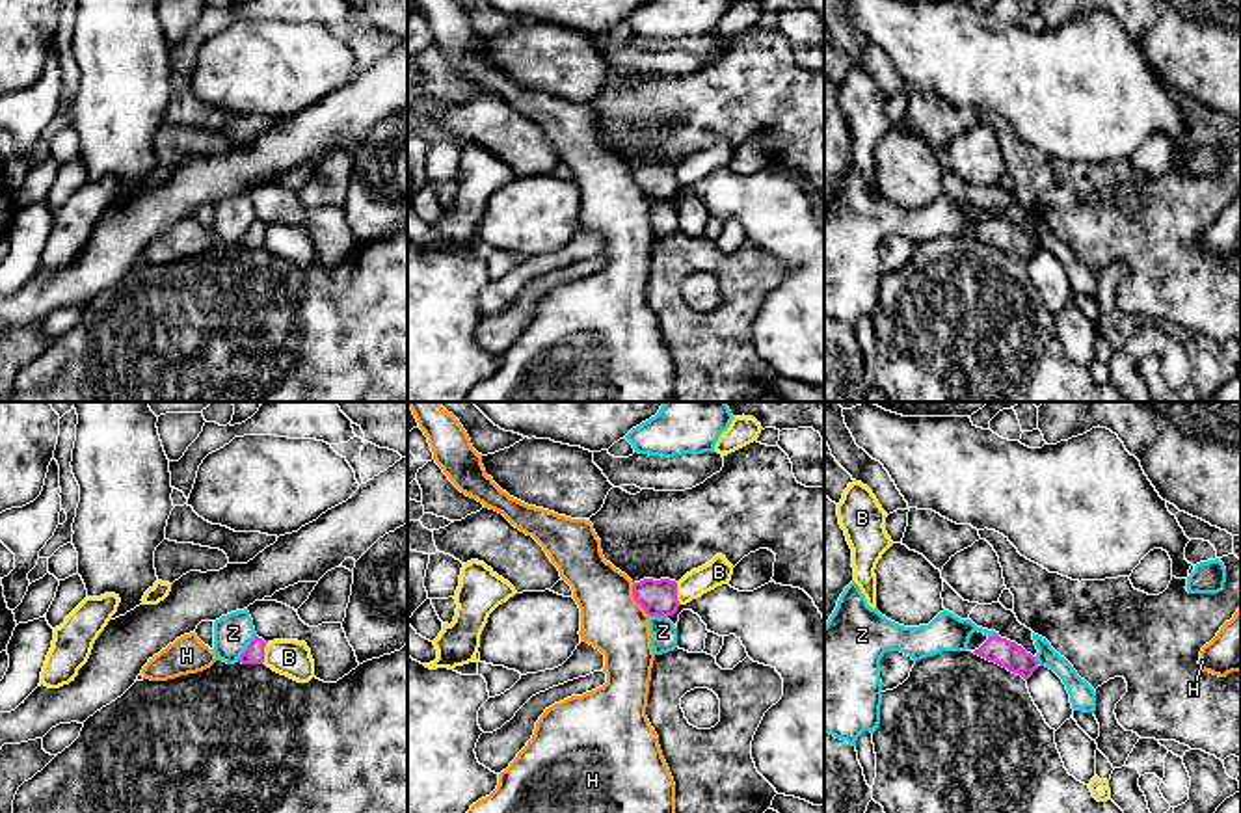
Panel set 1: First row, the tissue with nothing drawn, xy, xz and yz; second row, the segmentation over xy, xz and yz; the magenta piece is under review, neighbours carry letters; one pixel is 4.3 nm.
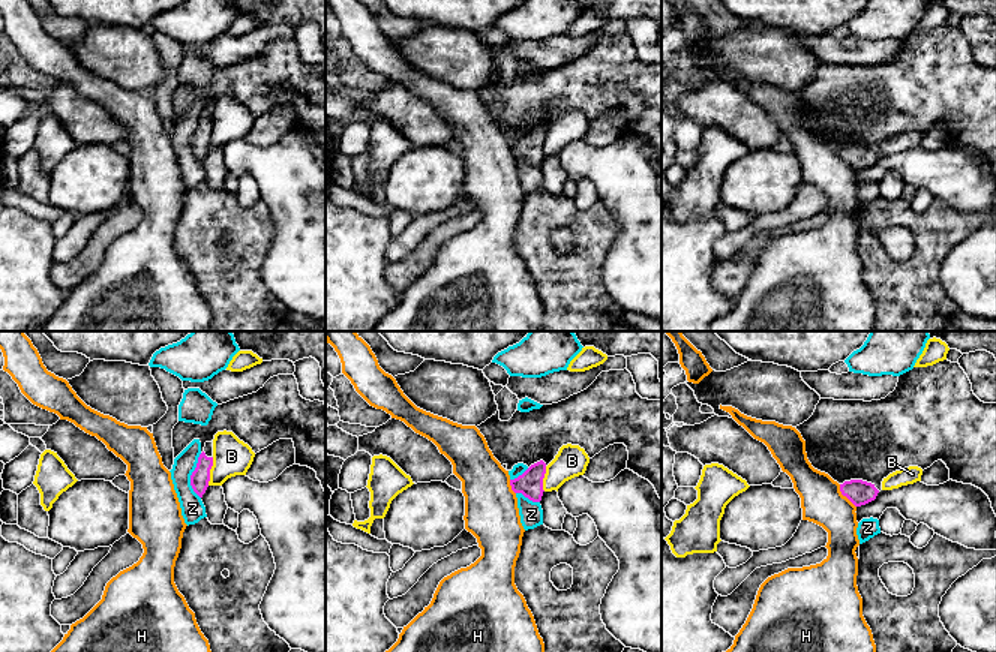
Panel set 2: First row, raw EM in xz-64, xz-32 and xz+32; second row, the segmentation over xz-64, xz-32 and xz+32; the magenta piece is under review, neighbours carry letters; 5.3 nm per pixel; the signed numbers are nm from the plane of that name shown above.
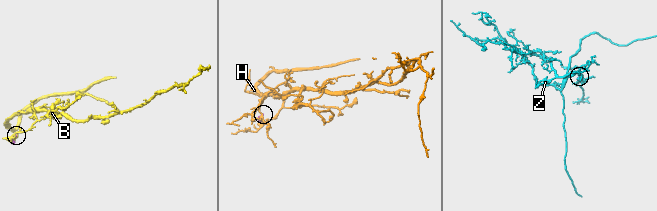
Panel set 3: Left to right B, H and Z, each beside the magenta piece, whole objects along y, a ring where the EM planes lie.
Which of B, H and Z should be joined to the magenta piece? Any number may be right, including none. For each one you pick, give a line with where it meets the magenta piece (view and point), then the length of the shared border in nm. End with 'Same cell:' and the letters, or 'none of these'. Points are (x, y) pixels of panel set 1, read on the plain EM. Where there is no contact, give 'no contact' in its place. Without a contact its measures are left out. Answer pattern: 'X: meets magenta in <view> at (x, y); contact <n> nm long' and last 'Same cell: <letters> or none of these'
Same cell: none of these

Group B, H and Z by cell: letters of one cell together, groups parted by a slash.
B / H / Z

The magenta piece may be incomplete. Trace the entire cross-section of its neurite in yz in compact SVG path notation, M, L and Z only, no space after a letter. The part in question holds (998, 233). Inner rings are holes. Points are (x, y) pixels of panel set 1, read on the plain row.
M975 214L971 218L966 234L973 234L975 238L979 238L990 246L995 246L995 247L1007 251L1008 255L1021 259L1025 264L1038 251L1036 240L1027 236L1016 225L1010 225L1001 220L988 220L979 214Z

